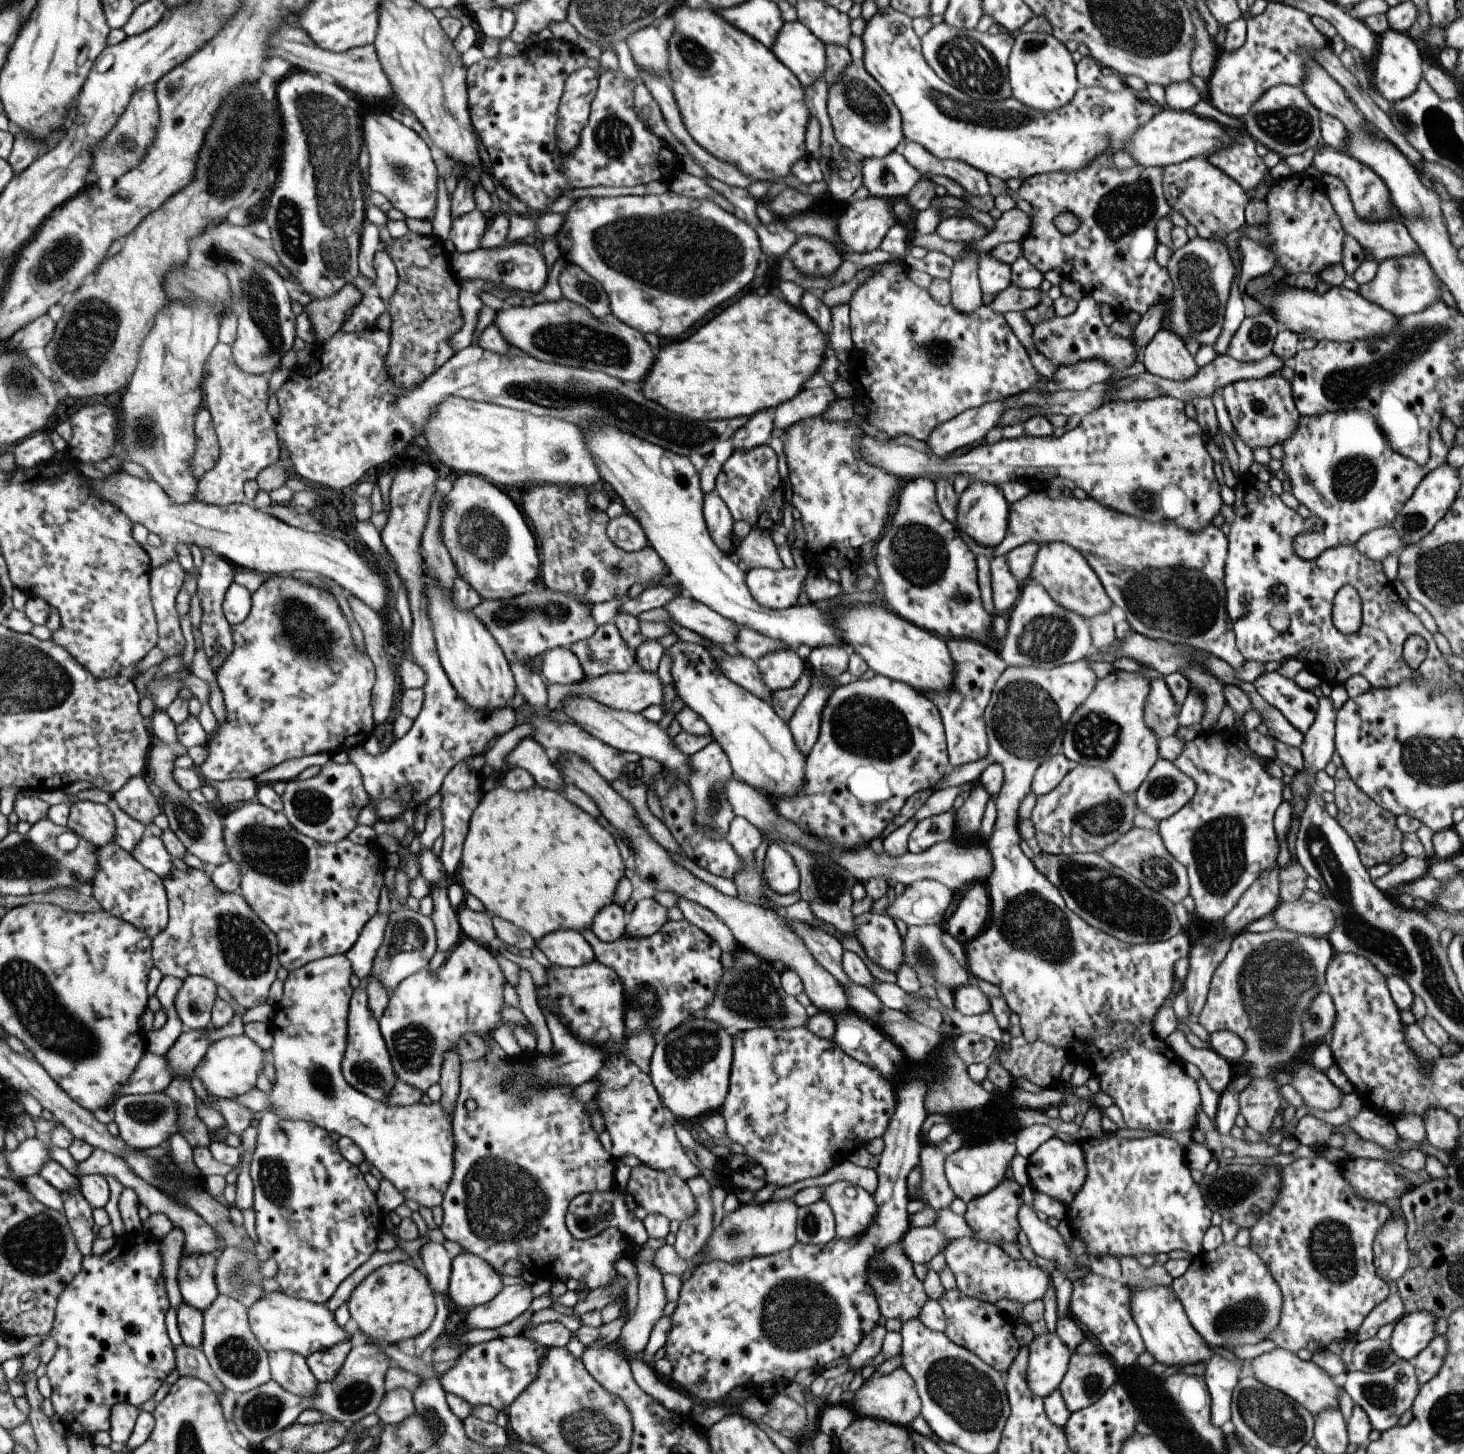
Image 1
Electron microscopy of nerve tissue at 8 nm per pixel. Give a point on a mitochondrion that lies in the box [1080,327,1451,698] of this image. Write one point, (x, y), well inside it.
(1173, 599)

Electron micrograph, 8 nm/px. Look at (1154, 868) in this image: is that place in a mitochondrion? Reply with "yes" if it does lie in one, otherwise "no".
yes

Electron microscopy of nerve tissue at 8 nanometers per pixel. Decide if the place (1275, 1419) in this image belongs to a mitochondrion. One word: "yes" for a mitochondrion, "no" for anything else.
yes

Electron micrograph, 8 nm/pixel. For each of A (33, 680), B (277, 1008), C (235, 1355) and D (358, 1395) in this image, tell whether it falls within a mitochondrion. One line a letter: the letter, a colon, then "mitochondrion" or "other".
A: mitochondrion
B: other
C: mitochondrion
D: mitochondrion

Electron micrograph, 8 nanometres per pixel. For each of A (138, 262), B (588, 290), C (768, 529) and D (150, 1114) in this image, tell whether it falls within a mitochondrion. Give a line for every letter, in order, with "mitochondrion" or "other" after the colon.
A: other
B: mitochondrion
C: other
D: mitochondrion

